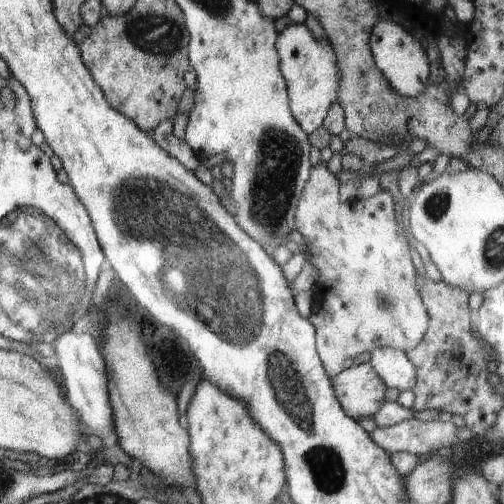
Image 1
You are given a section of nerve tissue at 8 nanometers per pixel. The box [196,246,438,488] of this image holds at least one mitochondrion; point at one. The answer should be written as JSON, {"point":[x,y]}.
{"point":[284,379]}

